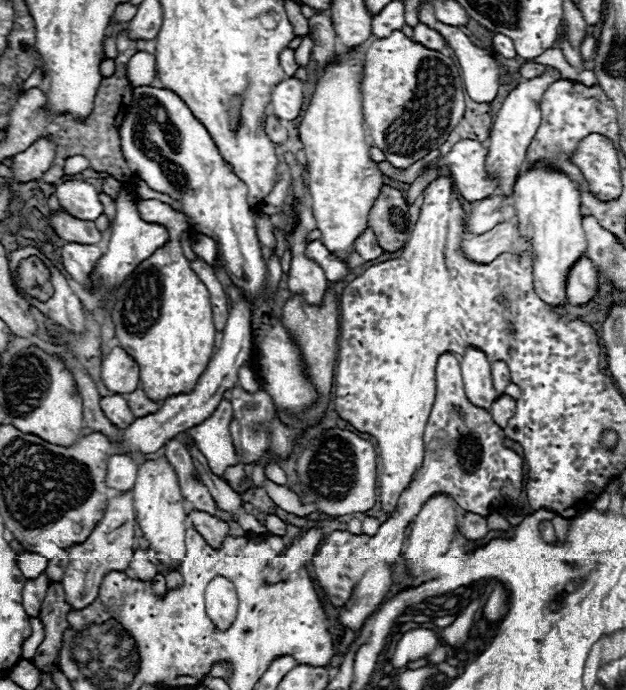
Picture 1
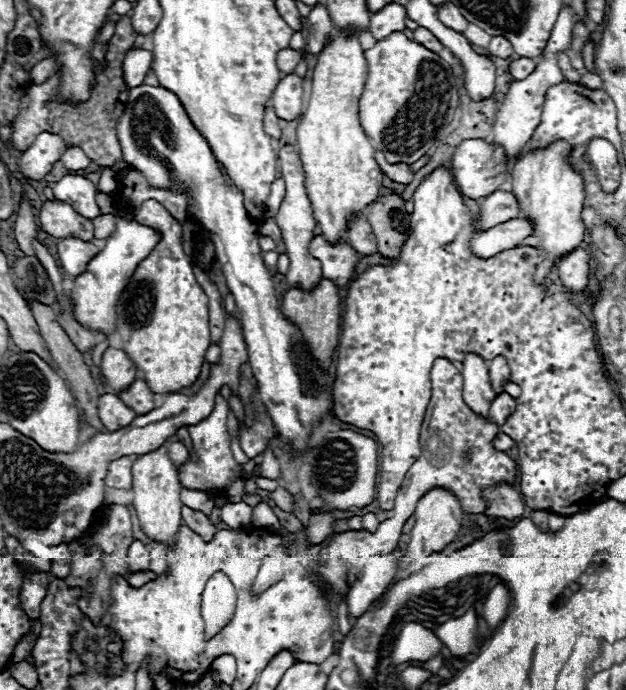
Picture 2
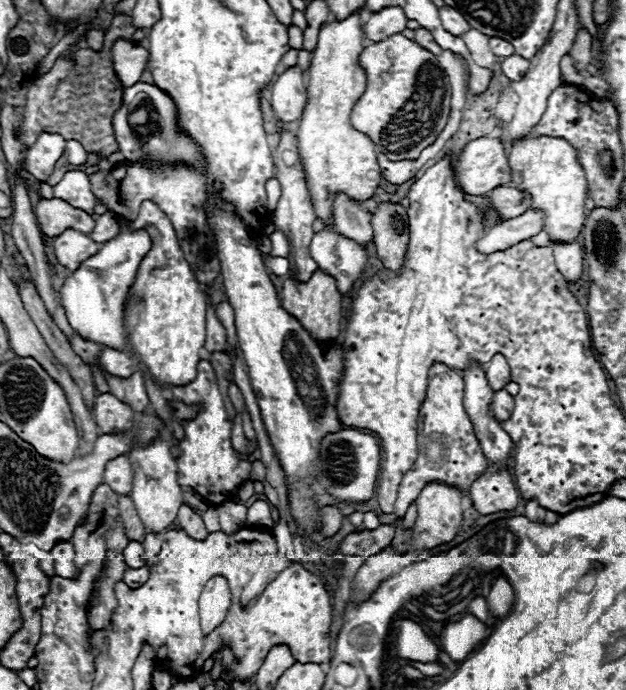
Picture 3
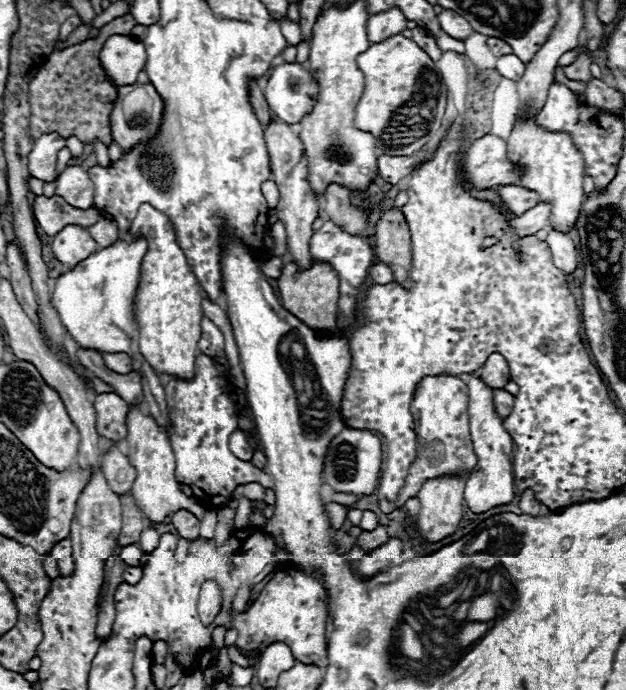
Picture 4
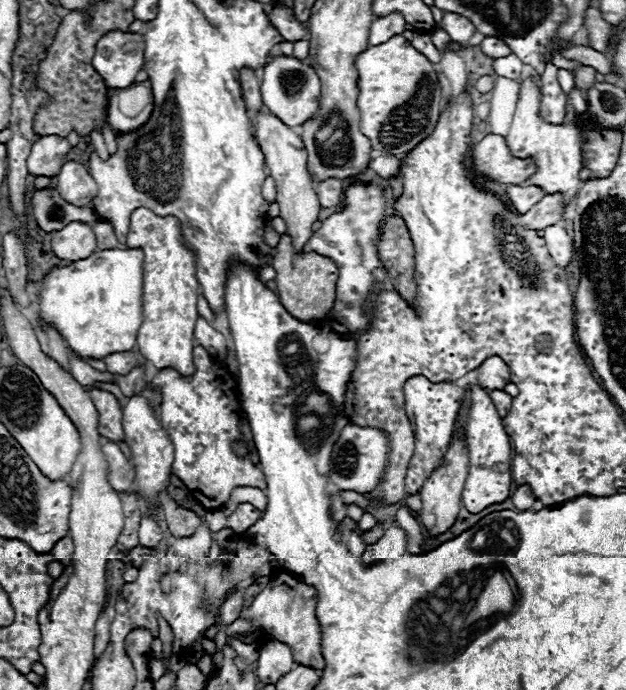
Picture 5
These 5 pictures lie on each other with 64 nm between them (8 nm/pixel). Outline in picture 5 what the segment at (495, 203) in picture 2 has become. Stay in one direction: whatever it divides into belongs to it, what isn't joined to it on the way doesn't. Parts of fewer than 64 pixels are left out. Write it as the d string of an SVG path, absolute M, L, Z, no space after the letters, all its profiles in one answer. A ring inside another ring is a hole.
M510 186L508 196L514 204L514 208L524 214L528 212L540 198L544 198L544 190L540 186Z

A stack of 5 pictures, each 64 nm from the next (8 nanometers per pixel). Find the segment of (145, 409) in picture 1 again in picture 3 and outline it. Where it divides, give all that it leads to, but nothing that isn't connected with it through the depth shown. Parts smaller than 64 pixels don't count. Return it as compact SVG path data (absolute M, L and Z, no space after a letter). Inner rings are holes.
M100 366L112 394L116 394L116 398L124 398L124 402L128 402L128 406L132 406L134 412L142 412L148 406L148 396L144 390L144 380L142 376L136 372L130 378L118 378L118 376L110 376L102 366Z

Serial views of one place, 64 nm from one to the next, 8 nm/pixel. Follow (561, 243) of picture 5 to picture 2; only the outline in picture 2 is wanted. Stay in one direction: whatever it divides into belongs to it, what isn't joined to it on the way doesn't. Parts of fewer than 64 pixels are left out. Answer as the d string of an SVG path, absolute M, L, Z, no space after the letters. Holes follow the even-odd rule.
M574 248L570 254L558 260L560 280L566 286L566 292L582 292L586 290L588 276L590 276L590 258L584 248Z

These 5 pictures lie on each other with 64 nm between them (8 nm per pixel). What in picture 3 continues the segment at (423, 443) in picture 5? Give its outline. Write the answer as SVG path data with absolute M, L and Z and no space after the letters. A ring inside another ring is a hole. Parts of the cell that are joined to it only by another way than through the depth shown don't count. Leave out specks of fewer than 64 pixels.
M444 364L432 366L428 374L428 388L426 398L420 406L420 422L422 422L422 436L440 436L440 460L426 462L426 458L418 458L414 466L404 474L404 480L398 490L394 512L396 516L404 516L410 502L414 502L420 490L430 482L446 482L452 486L460 486L464 494L468 494L470 484L484 472L486 458L482 456L480 444L474 436L472 422L464 410L464 380L456 370L450 370Z

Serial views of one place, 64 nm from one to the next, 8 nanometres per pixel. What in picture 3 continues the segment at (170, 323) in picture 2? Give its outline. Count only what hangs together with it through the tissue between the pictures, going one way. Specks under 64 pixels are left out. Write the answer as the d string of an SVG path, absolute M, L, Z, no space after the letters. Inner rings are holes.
M146 200L130 226L146 230L152 248L140 262L126 302L128 338L160 386L188 384L196 378L200 348L206 340L206 294L184 258L170 218L154 202Z

